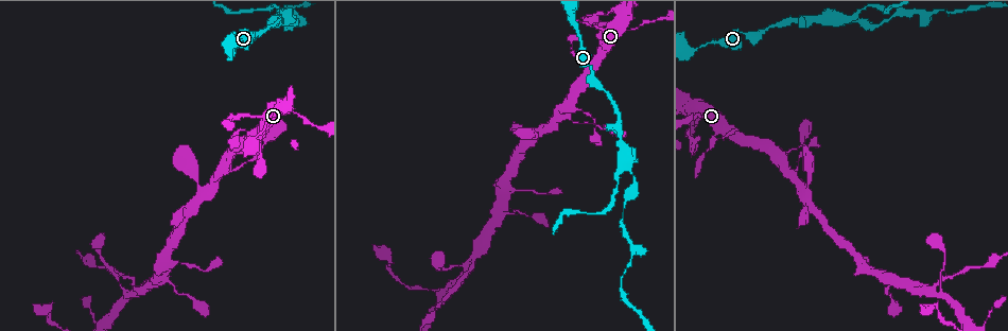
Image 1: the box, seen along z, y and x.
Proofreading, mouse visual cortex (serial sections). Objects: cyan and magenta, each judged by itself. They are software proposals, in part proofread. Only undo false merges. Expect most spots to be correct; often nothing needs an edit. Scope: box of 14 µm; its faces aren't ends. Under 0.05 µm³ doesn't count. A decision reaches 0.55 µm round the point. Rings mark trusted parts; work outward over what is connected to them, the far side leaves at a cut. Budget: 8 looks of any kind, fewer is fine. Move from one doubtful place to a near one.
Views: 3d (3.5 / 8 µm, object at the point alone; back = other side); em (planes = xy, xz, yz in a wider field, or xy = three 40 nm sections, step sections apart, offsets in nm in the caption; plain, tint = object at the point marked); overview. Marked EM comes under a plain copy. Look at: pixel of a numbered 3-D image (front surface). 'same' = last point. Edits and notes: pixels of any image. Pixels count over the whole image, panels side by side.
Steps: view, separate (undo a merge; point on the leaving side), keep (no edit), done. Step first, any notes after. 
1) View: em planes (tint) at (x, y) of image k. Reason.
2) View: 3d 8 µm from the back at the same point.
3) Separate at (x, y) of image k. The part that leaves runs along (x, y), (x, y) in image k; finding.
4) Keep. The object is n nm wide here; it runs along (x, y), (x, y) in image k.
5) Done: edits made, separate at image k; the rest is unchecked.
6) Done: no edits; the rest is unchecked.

View: 3d 8 µm at (235, 156) of image 1. Three arms meet.

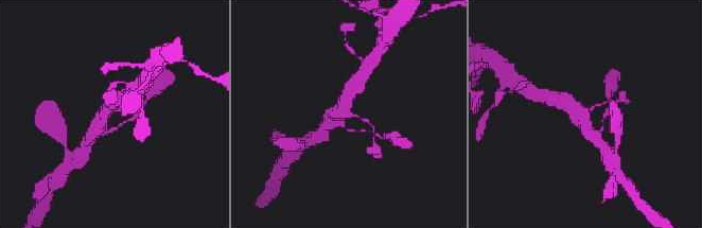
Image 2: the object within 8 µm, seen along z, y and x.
View: 3d 3.5 µm at (346, 114) of image 2.

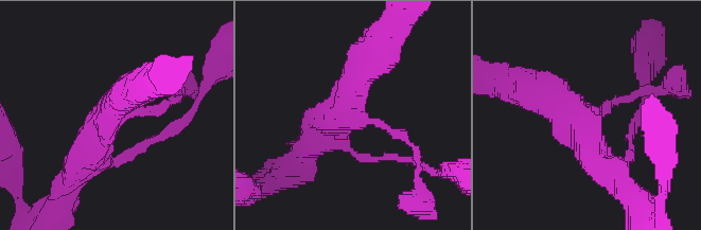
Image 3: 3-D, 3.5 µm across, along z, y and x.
View: em xy step 5 (tint) at (587, 111) of image 3. 3 arms meet here; the arms are 150, 450, 450 nm wide.

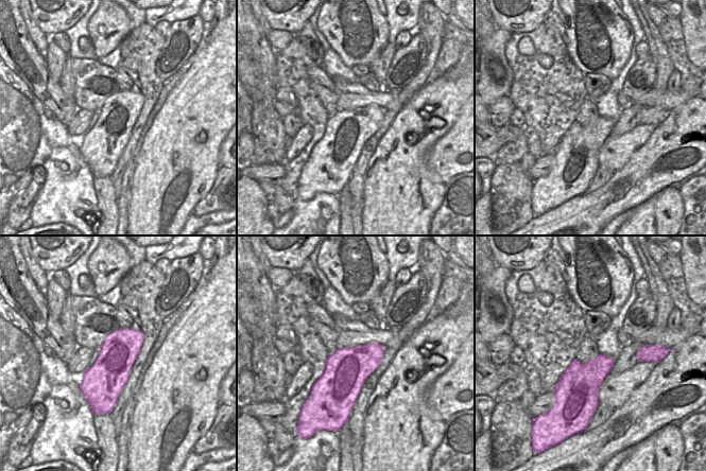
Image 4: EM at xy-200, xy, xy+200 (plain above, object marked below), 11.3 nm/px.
Keep. It runs along (362, 67), (343, 105), (414, 148) in image 3; one cell here.

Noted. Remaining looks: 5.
View: 3d 3.5 µm at (638, 27) of image 1. Abrupt turn.

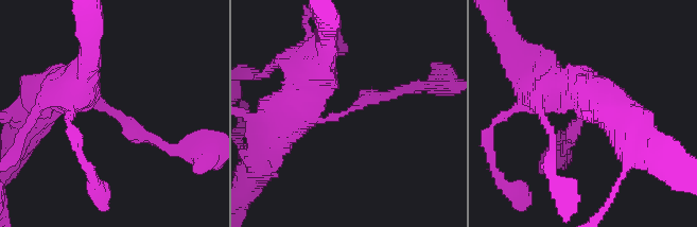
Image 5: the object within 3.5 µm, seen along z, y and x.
View: em xy step 1 (tint) at (106, 109) of image 5.

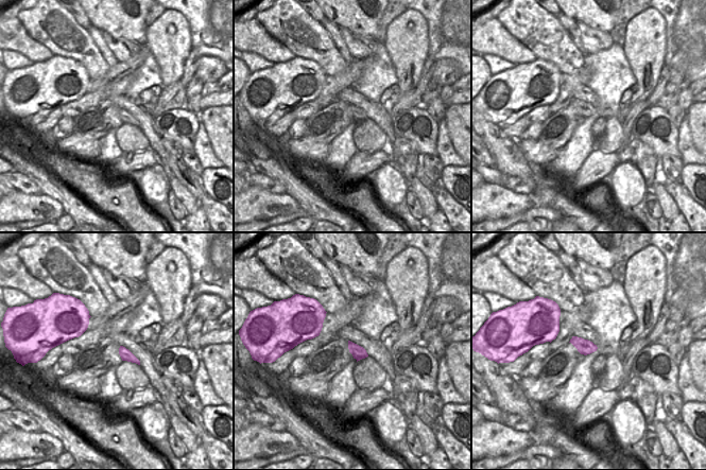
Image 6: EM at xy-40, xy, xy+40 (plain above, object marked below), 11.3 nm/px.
Keep. It runs along (53, 90), (164, 143) in image 5; one cell here.

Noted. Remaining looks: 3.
View: 3d 3.5 µm at (625, 166) of image 1. Arms part here.

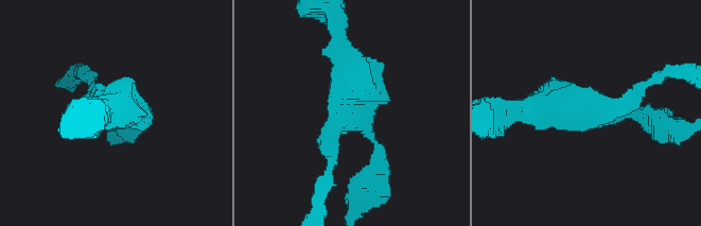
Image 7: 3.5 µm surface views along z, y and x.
View: em xy step 2 (tint) at (587, 116) of image 7. Need the tissue.

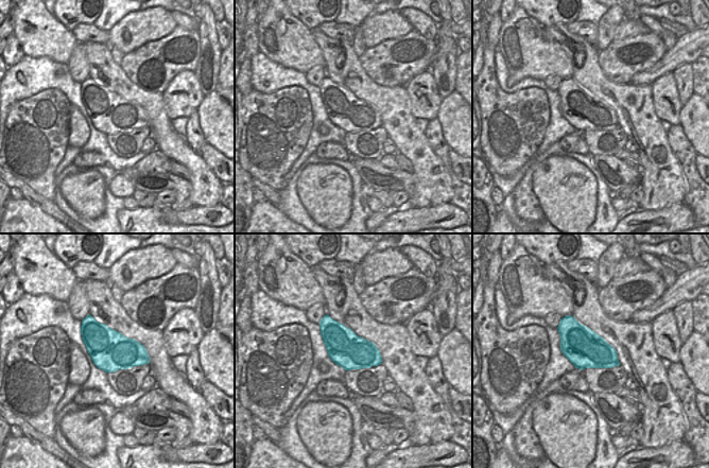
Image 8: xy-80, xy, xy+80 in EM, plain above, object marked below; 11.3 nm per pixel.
View: em xy step 1 (tint) at the same point.

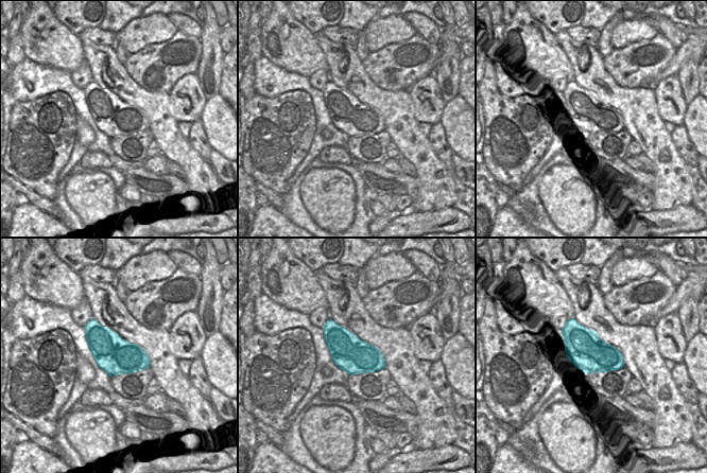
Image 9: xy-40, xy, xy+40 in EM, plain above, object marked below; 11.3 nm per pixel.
Keep. It runs along (520, 108), (652, 118) in image 7; one cell here.

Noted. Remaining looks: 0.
Done: no edits; the rest is unchecked.

